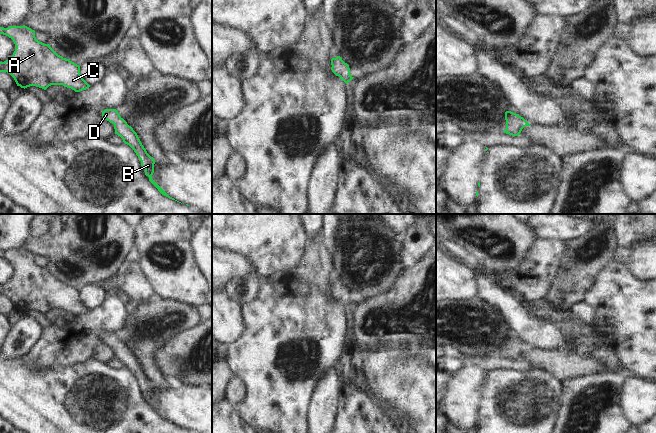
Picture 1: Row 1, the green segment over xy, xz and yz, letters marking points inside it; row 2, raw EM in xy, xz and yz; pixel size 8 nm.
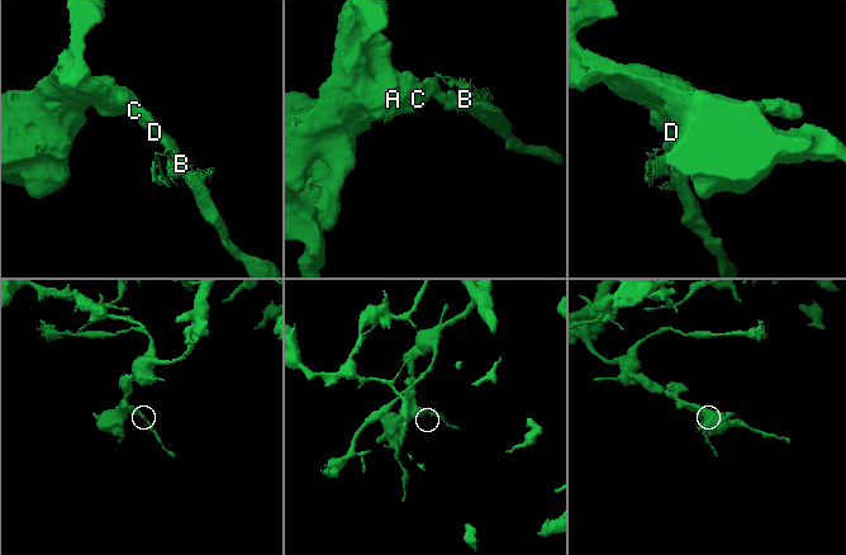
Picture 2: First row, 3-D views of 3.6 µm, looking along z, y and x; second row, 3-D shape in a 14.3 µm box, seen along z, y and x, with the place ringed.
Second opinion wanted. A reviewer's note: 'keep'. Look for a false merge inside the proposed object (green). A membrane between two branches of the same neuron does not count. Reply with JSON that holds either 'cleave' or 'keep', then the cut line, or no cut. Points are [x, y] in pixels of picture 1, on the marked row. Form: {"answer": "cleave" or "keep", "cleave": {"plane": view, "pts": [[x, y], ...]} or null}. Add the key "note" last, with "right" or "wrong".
{"answer": "keep", "cleave": null, "note": "right"}

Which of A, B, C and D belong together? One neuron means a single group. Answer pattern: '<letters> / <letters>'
A B C D

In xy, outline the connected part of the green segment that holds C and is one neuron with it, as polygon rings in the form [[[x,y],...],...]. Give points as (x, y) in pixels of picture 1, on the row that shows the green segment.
[[[23,26],[0,27],[0,34],[11,38],[15,44],[13,55],[6,61],[0,62],[0,72],[9,73],[15,80],[17,86],[27,88],[36,86],[46,90],[51,85],[63,85],[75,92],[86,90],[90,85],[82,78],[80,66],[58,55],[49,44],[38,41],[35,31]]]

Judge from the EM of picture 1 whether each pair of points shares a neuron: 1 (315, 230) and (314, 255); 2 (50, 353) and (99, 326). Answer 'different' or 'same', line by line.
1: different
2: same

